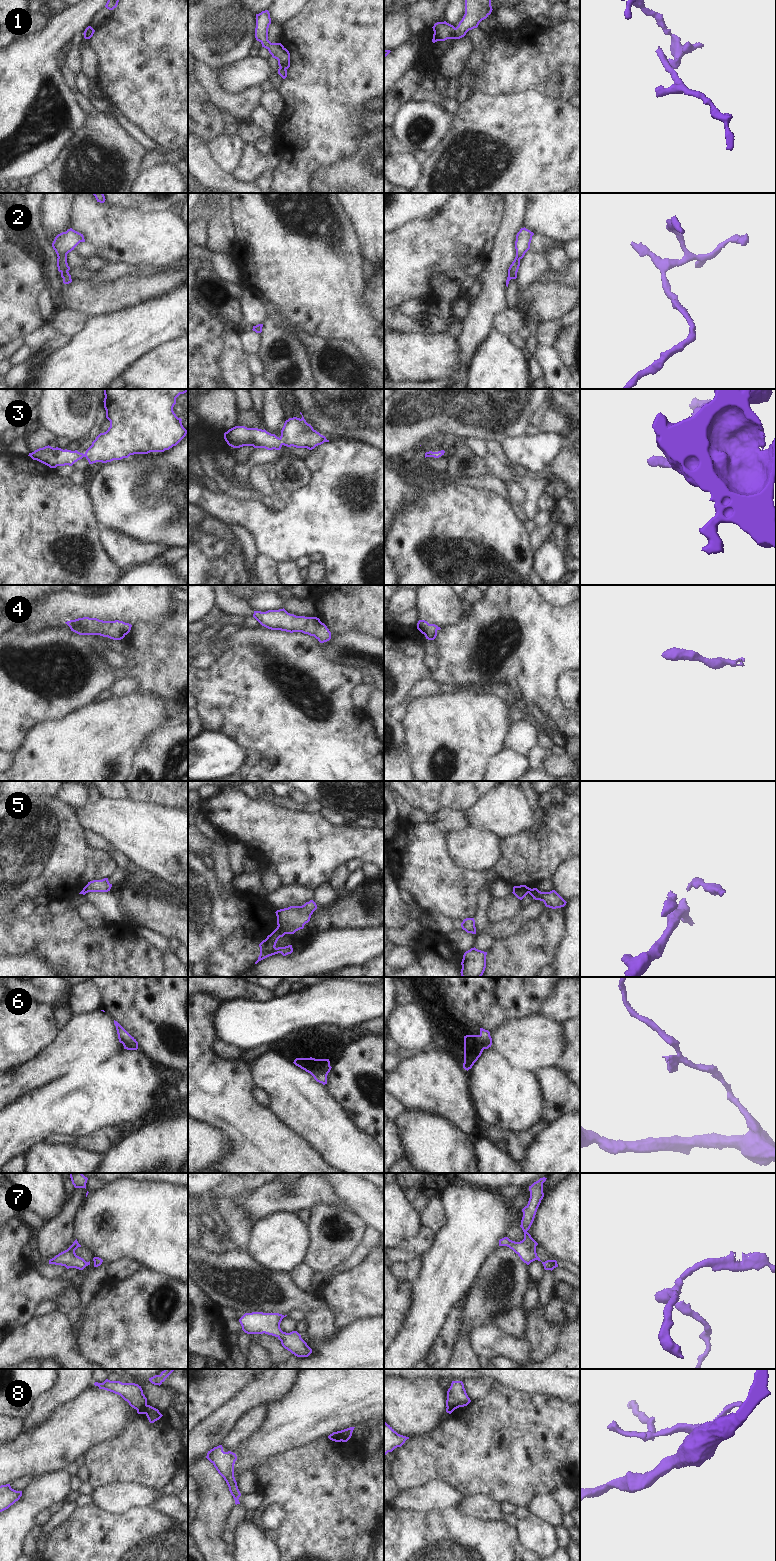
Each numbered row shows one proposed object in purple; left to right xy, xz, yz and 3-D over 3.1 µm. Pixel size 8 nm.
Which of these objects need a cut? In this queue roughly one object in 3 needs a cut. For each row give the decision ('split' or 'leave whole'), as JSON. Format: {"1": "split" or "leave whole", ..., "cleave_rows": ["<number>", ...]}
{"1": "split", "2": "leave whole", "3": "leave whole", "4": "leave whole", "5": "split", "6": "leave whole", "7": "leave whole", "8": "split", "cleave_rows": ["1", "5", "8"]}

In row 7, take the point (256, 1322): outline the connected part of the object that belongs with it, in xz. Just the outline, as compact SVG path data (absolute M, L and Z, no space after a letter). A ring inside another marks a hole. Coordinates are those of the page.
M252 1312L245 1313L239 1322L247 1334L268 1334L277 1337L282 1346L297 1357L308 1357L312 1349L297 1331L283 1332L280 1323L284 1317L279 1313Z

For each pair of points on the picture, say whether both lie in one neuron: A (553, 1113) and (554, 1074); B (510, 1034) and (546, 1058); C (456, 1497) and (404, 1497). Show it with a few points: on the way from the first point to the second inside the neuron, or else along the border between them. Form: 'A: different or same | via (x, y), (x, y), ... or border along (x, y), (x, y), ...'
A: same | via (554, 1103), (554, 1084)
B: same | via (519, 1040), (531, 1043), (537, 1049)
C: same | via (443, 1497), (417, 1497)

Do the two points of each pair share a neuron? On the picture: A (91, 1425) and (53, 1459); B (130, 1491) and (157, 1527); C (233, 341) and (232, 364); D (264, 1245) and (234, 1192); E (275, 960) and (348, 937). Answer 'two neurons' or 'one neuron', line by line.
A: one neuron
B: two neurons
C: one neuron
D: two neurons
E: one neuron

